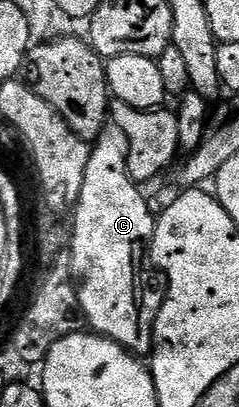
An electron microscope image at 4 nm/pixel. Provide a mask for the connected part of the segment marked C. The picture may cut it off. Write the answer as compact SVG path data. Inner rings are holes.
M111 122L103 129L101 135L93 141L91 150L91 157L89 158L89 166L85 166L85 182L81 182L81 194L79 195L75 208L75 225L71 228L71 244L69 240L69 252L71 248L71 260L69 259L69 267L73 273L74 279L77 281L77 291L79 294L79 307L81 309L81 316L84 321L87 320L92 324L90 327L94 329L100 336L106 336L107 339L117 342L121 347L126 348L128 352L143 358L151 351L151 343L153 342L153 330L155 329L155 319L159 313L159 307L163 305L163 297L165 295L164 289L155 285L156 273L149 267L149 252L148 244L151 235L155 232L155 221L157 219L156 213L151 213L151 208L147 205L145 197L139 193L140 185L136 180L127 173L127 135L125 130L121 130L119 125Z

